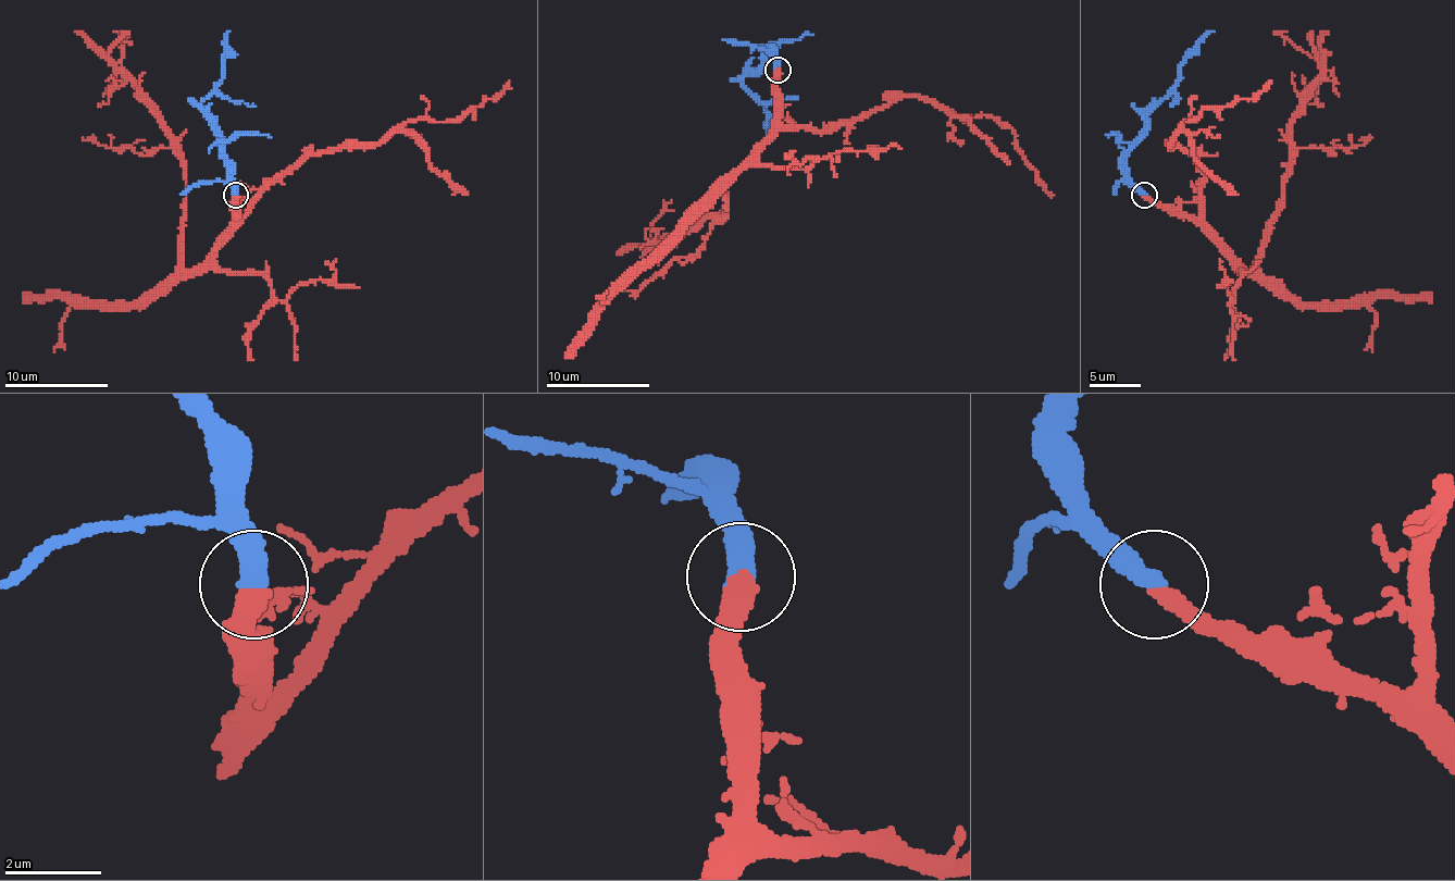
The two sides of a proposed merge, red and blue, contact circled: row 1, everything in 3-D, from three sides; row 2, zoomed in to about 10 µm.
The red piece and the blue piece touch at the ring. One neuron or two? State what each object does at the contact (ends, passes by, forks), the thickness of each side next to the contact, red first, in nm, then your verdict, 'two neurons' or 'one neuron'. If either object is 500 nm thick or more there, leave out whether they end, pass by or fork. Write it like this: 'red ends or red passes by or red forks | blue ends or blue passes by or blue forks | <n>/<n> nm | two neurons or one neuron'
red ends | blue ends | 440/480 nm | one neuron

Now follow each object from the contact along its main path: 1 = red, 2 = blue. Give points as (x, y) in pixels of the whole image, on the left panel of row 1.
1: (235, 197), (235, 231), (199, 267), (183, 267), (181, 145), (111, 62), (108, 49), (128, 32)
2: (235, 194), (214, 122), (201, 109), (201, 101), (222, 77), (229, 32)

